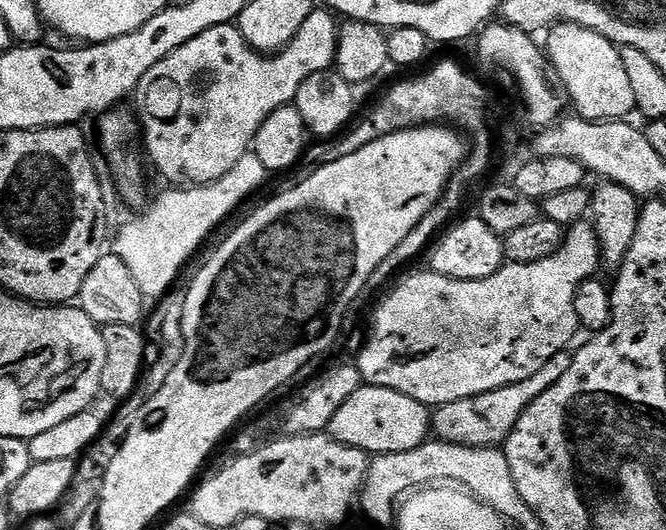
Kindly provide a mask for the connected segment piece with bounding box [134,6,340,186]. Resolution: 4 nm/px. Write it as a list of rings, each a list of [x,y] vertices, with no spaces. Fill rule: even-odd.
[[[313,7],[302,30],[288,45],[275,54],[256,52],[242,38],[235,23],[214,26],[186,46],[178,46],[158,66],[150,66],[134,93],[135,111],[142,125],[142,144],[148,147],[152,164],[176,186],[199,186],[221,180],[253,147],[258,130],[274,110],[291,105],[310,74],[327,72],[336,63],[336,43],[340,37],[337,17],[327,8]]]

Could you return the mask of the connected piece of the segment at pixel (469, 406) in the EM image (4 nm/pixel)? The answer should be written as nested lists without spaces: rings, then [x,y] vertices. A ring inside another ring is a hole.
[[[571,351],[559,352],[551,356],[536,373],[530,374],[530,378],[522,378],[522,382],[507,384],[498,390],[490,390],[470,398],[458,398],[458,402],[439,405],[430,416],[431,431],[435,435],[437,432],[440,435],[437,437],[445,444],[459,444],[466,448],[494,448],[503,445],[530,402],[546,394],[546,390],[550,390],[550,386],[554,386],[554,382],[558,382],[558,378],[562,378],[566,370],[570,370],[572,357]]]

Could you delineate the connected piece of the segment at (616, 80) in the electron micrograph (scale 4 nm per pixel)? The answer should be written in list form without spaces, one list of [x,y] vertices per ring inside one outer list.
[[[577,24],[555,25],[547,36],[547,59],[555,79],[568,94],[575,115],[586,120],[622,120],[636,112],[634,89],[622,67],[617,45],[611,44],[602,34]]]

